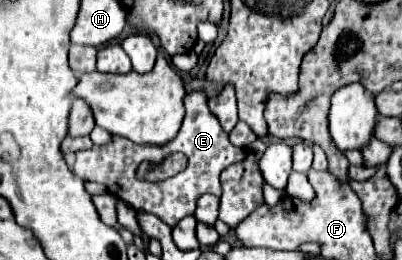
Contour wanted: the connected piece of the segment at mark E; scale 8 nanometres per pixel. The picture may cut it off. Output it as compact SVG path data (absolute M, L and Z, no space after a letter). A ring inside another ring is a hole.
M195 91L187 95L187 111L183 117L183 125L171 143L167 143L165 147L141 147L141 145L129 143L129 139L111 135L111 141L105 143L103 147L93 145L91 149L77 151L73 173L83 181L103 183L111 195L117 195L121 201L129 203L135 211L153 213L169 227L175 227L175 223L179 223L185 215L193 215L195 201L199 195L205 195L205 193L211 193L217 197L221 195L221 187L219 187L221 171L231 163L241 161L243 157L245 157L245 151L229 143L227 133L221 129L217 119L209 113L207 97L201 91ZM177 151L185 153L189 159L189 165L185 171L161 183L145 183L135 179L135 169L139 163L143 161L159 163L161 159L167 159L171 153L177 153Z

